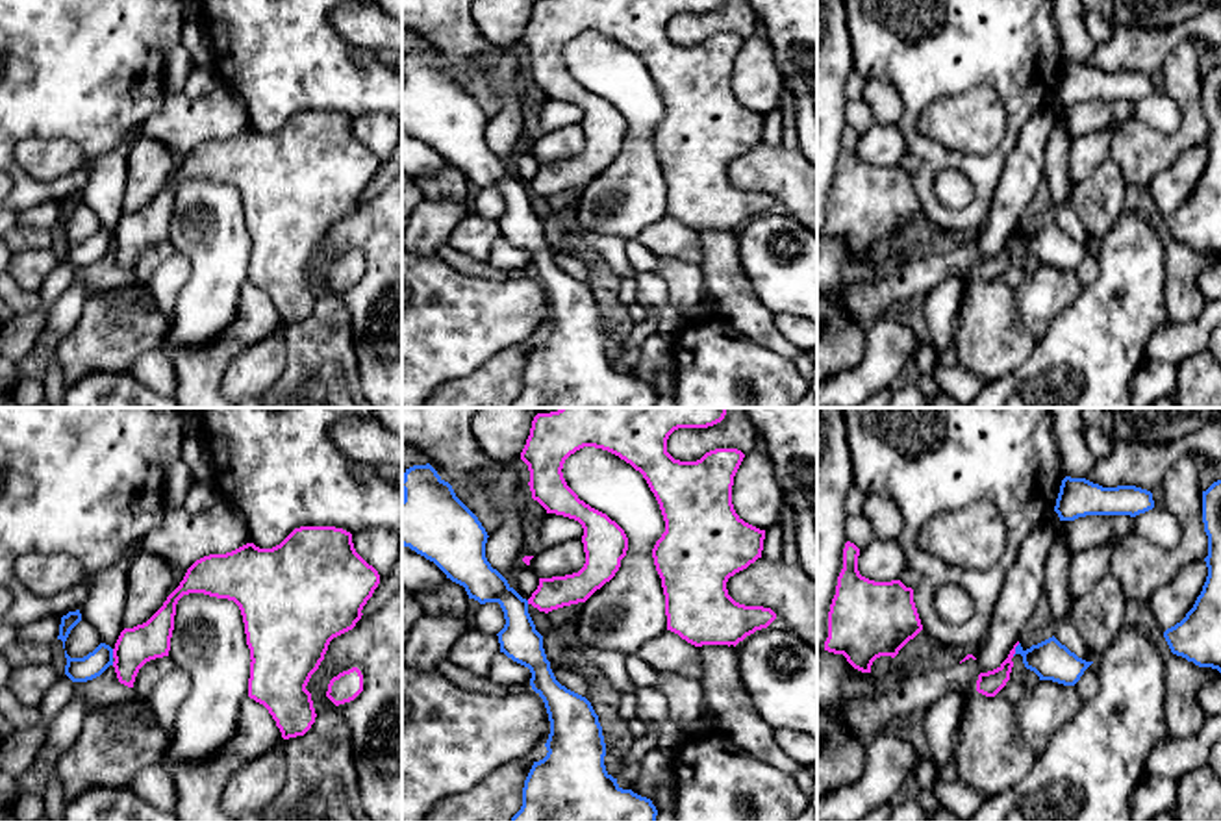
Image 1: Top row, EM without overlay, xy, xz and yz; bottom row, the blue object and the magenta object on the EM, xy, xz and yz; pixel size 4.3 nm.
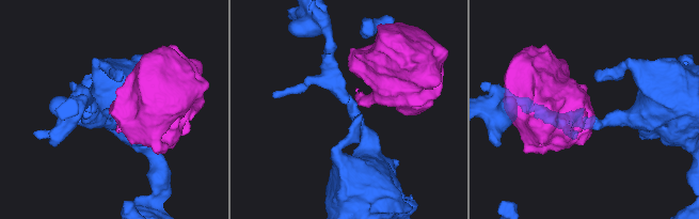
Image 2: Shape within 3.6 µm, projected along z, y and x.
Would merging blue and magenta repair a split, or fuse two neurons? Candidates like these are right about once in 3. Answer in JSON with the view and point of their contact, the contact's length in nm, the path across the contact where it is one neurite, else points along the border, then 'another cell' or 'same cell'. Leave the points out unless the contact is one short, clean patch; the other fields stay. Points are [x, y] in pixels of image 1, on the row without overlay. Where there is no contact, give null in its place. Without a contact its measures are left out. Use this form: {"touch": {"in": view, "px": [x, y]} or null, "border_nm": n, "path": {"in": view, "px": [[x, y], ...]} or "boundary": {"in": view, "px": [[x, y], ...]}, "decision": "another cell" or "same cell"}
{"touch": {"in": "yz", "px": [1016, 234]}, "border_nm": 70, "boundary": {"in": "yz", "px": [[1019, 228], [1012, 239]]}, "decision": "another cell"}

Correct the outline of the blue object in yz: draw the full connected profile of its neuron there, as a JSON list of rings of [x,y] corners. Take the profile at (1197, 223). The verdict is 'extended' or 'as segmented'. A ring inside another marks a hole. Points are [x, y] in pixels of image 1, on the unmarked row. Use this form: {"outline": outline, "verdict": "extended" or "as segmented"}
{"outline": [[[1221,65],[1202,76],[1208,161],[1193,193],[1164,217],[1173,239],[1221,258]]], "verdict": "as segmented"}

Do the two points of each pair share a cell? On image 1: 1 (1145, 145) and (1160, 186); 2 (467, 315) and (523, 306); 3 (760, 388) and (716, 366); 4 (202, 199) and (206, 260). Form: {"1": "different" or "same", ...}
{"1": "different", "2": "same", "3": "same", "4": "same"}

